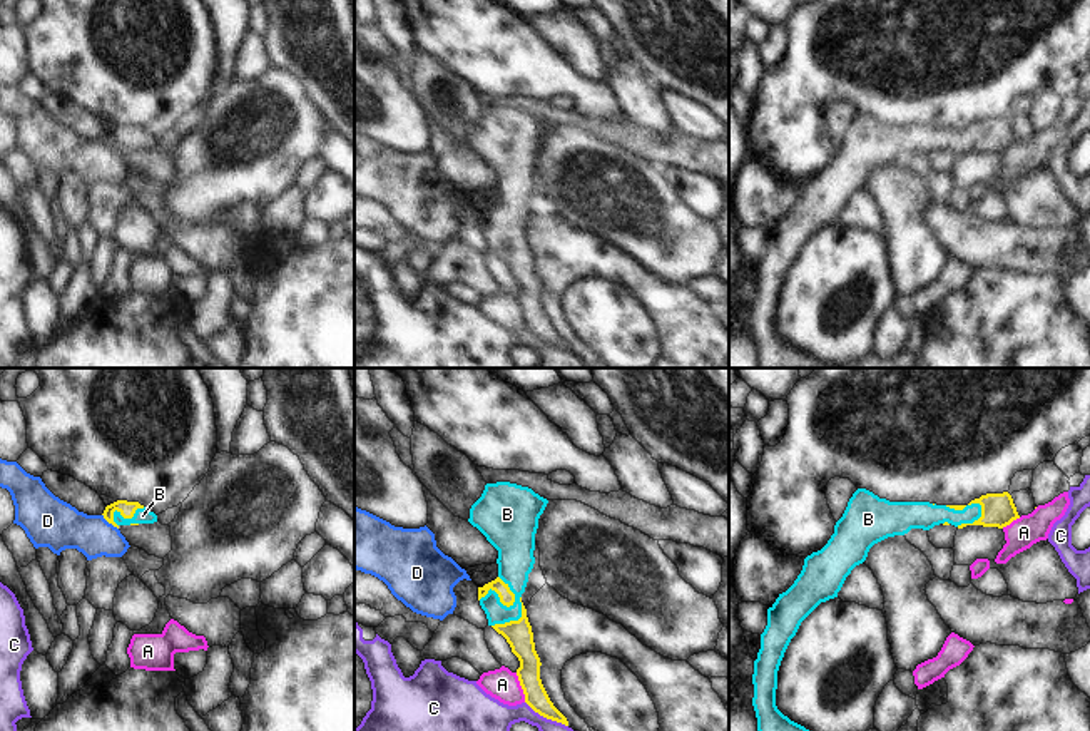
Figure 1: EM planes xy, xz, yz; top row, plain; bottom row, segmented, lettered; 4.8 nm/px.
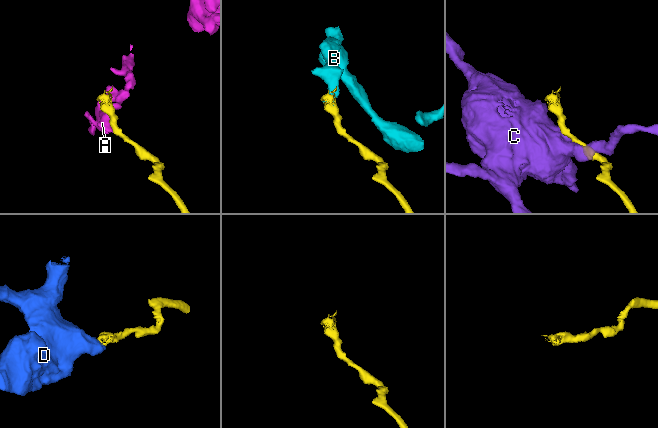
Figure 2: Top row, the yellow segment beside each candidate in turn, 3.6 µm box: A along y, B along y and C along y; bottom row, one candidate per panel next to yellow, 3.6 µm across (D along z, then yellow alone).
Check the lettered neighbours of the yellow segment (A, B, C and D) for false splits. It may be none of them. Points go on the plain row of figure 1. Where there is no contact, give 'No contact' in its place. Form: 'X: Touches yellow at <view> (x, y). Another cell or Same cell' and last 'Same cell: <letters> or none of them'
A: Touches yellow at xz (522, 313). Another cell
B: Touches yellow at xz (500, 223). Same cell
C: Touches yellow at xz (547, 343). Another cell
D: Touches yellow at xy (109, 148). Another cell
Same cell: B

